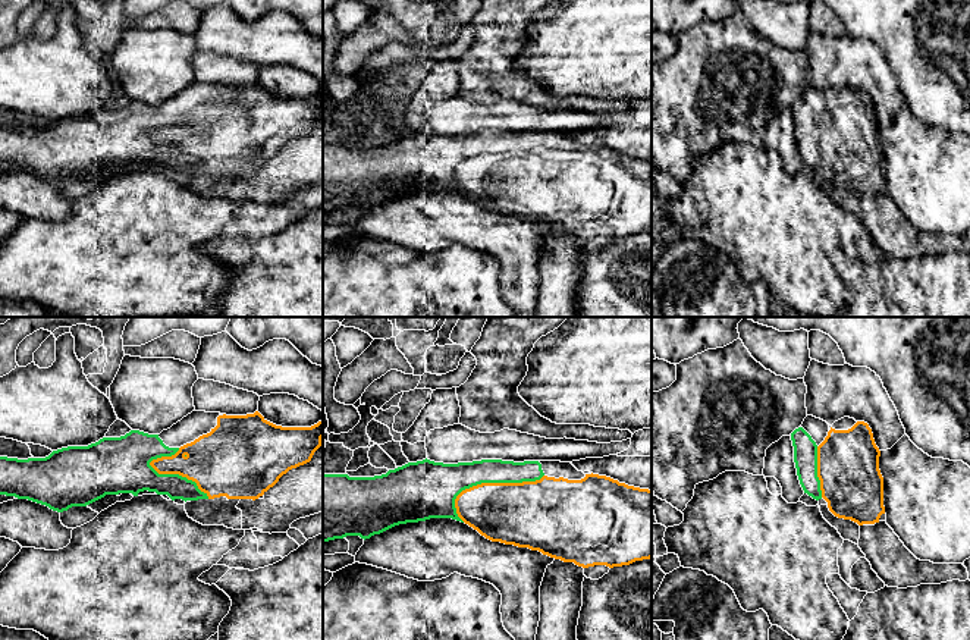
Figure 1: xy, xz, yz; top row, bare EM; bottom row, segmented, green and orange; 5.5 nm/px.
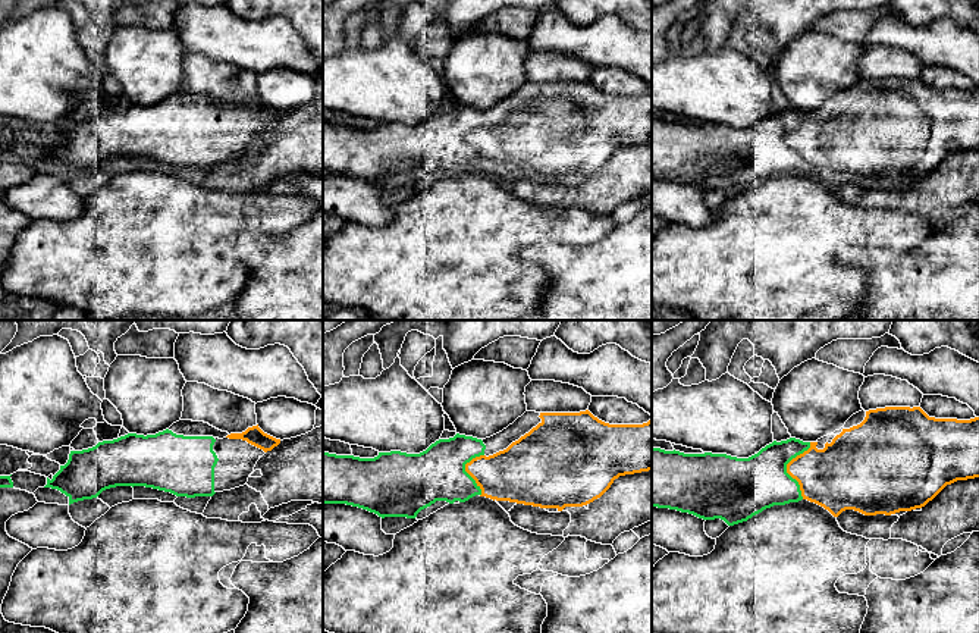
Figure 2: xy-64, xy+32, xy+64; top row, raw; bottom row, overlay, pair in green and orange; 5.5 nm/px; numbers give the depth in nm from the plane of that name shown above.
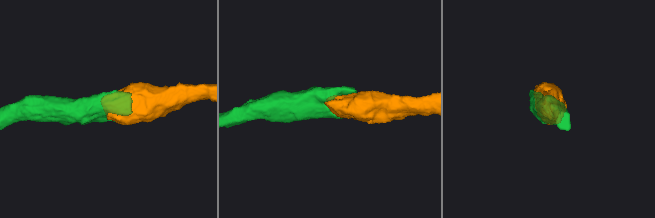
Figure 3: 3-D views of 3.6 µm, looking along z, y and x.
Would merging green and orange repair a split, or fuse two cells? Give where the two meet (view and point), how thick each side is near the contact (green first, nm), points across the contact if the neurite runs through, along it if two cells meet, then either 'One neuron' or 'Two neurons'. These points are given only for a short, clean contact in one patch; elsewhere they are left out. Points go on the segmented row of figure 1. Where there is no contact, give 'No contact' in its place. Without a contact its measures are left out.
Touches green at xz (492, 482). Thickness 190 nm (green) against 360 nm. One neuron

